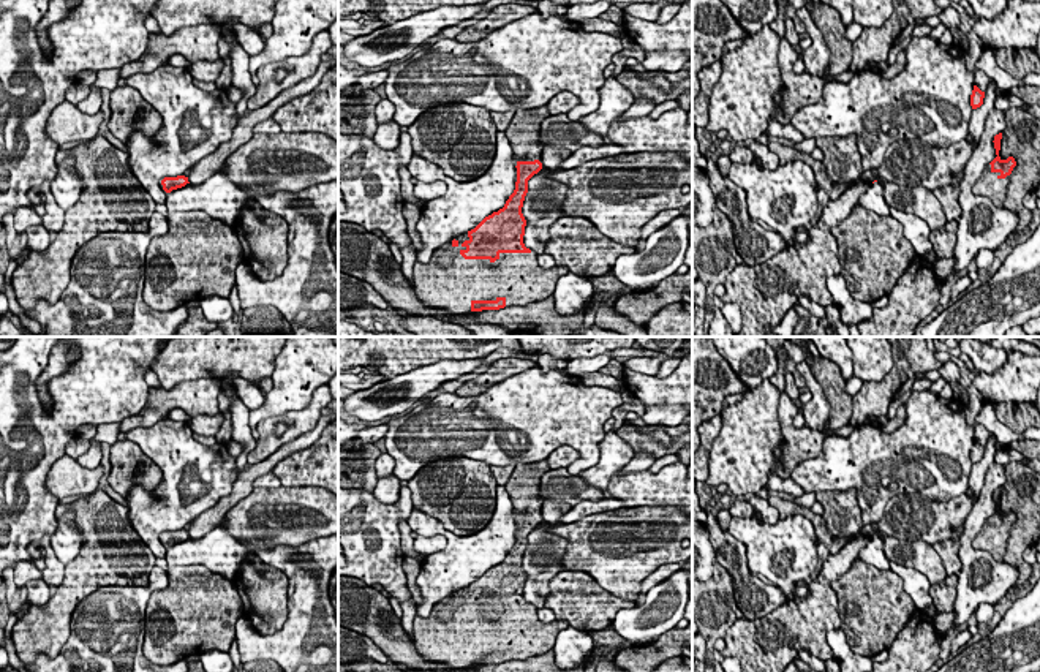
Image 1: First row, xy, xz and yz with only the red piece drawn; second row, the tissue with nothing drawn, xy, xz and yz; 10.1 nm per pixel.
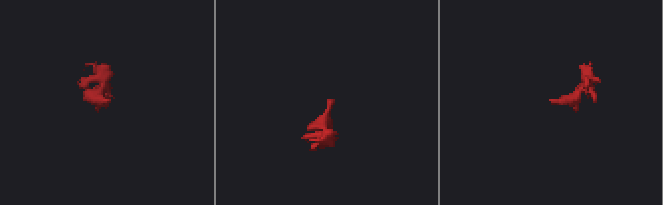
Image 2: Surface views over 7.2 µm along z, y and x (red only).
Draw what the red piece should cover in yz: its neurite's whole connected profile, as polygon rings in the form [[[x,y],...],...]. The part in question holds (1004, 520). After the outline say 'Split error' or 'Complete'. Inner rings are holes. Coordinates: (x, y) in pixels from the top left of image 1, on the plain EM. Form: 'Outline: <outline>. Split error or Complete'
Outline: [[[1002,487],[994,490],[996,512],[985,520],[982,530],[972,541],[972,547],[977,550],[989,552],[997,561],[1002,561],[1007,552],[1007,541],[1010,538],[1010,528],[1016,520],[1013,511],[1002,514],[999,511]]]. Split error

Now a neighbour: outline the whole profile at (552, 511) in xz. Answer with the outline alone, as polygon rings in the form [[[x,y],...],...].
[[[544,501],[541,512],[542,522],[548,527],[561,525],[561,517],[572,509],[567,503]]]

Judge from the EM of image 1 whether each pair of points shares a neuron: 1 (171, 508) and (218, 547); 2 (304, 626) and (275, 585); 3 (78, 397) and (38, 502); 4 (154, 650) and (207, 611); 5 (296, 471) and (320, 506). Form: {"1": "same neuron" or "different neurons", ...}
{"1": "different neurons", "2": "different neurons", "3": "same neuron", "4": "same neuron", "5": "different neurons"}

